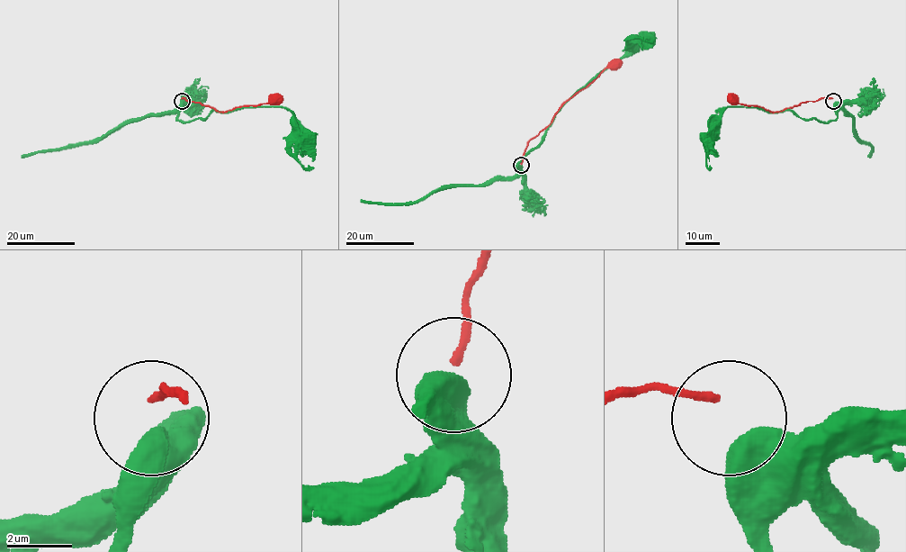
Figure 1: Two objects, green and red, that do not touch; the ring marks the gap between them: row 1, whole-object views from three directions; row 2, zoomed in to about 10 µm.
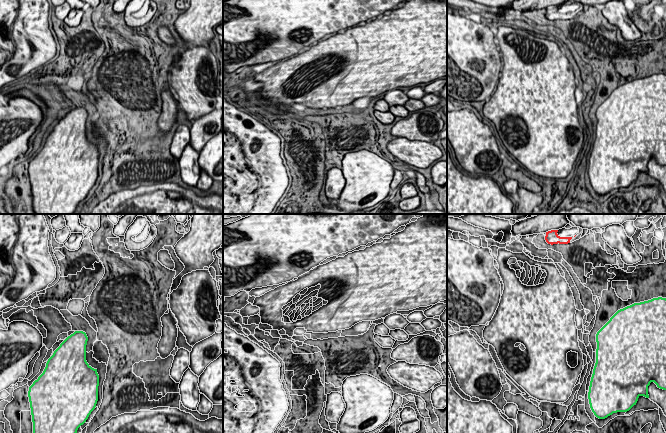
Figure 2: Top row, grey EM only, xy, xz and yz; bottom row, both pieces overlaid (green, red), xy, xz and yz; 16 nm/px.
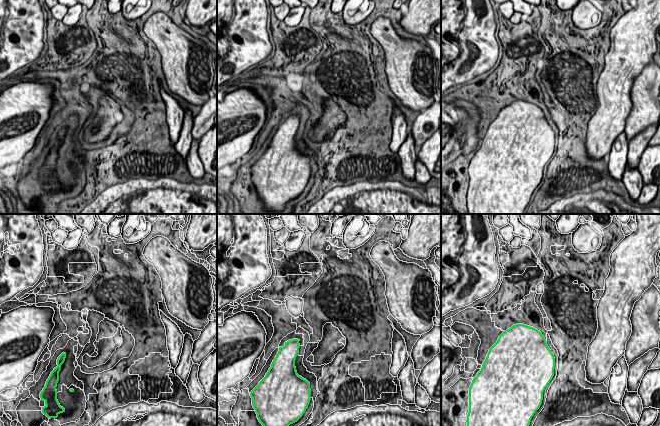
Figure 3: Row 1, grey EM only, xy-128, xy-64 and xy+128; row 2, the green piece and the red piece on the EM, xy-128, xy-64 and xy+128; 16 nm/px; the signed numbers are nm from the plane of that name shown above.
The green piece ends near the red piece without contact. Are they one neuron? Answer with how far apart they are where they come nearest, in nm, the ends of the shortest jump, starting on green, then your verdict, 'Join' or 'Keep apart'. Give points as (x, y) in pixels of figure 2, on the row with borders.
Distance 1350 nm. Across: yz (618, 310), (569, 242). Keep apart

